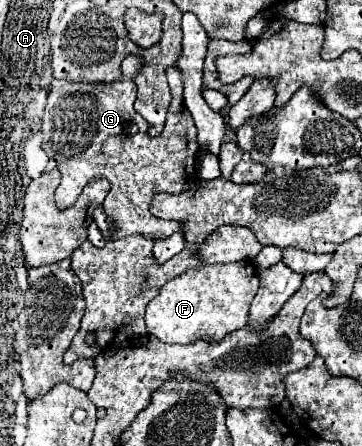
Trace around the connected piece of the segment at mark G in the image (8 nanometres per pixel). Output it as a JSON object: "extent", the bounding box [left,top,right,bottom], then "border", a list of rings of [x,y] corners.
{"extent":[42,54,198,240],"border":[[[128,54],[120,68],[124,72],[122,80],[116,80],[112,84],[54,80],[42,118],[42,148],[50,158],[56,160],[62,174],[62,182],[56,188],[56,206],[60,210],[72,206],[86,186],[86,180],[92,180],[94,176],[108,178],[112,188],[106,196],[106,214],[114,226],[110,232],[112,240],[124,238],[128,234],[168,238],[174,232],[180,232],[180,222],[154,218],[154,214],[150,212],[150,200],[156,192],[182,194],[190,190],[192,184],[198,180],[196,124],[192,114],[184,106],[182,72],[176,70],[176,66],[166,70],[168,84],[174,86],[170,86],[172,104],[168,110],[164,132],[150,138],[146,134],[146,124],[142,124],[142,116],[138,116],[134,110],[134,76],[136,70],[142,66],[138,58],[140,56],[136,54]]]}

